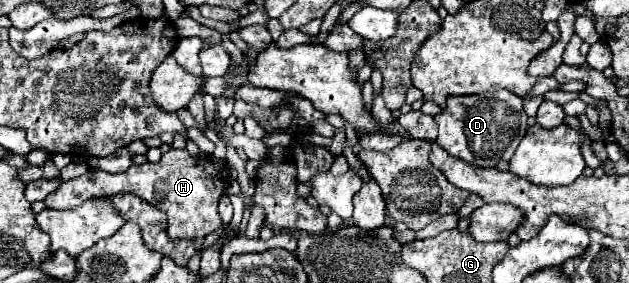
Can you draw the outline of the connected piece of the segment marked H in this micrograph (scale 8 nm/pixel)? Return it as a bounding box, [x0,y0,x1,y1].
[43,148,231,240]

